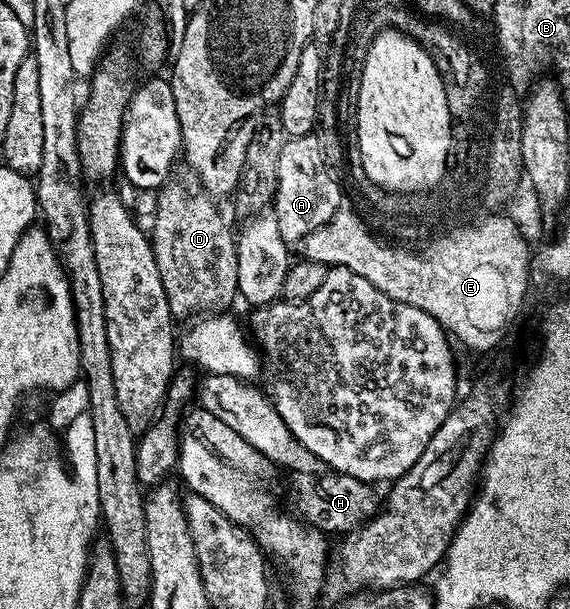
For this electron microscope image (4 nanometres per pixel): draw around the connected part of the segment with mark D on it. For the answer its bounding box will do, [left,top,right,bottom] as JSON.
[149,172,237,318]

